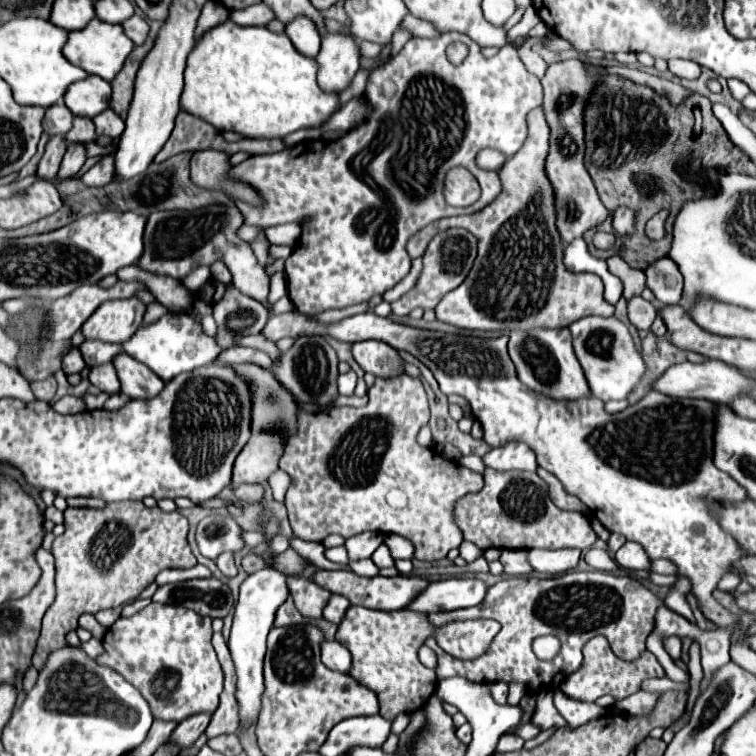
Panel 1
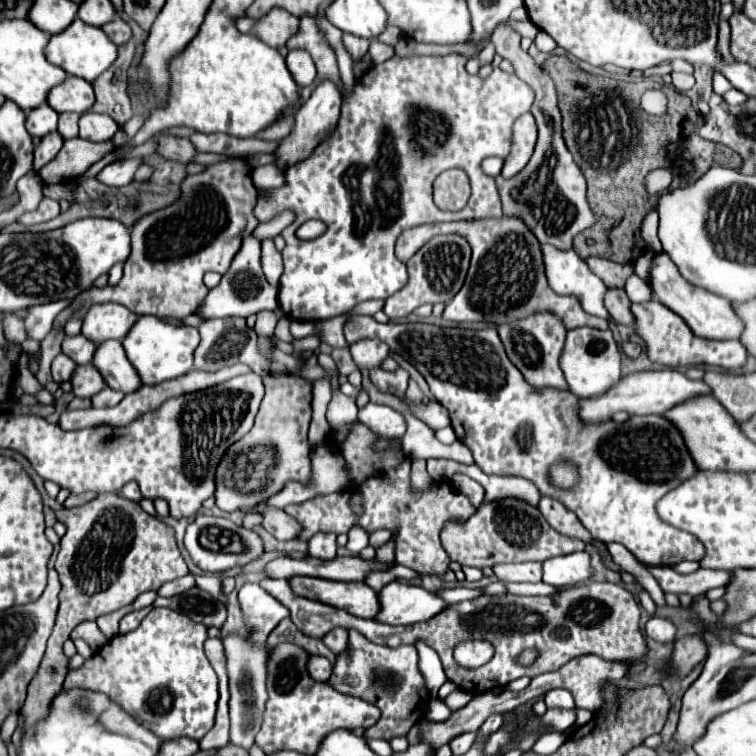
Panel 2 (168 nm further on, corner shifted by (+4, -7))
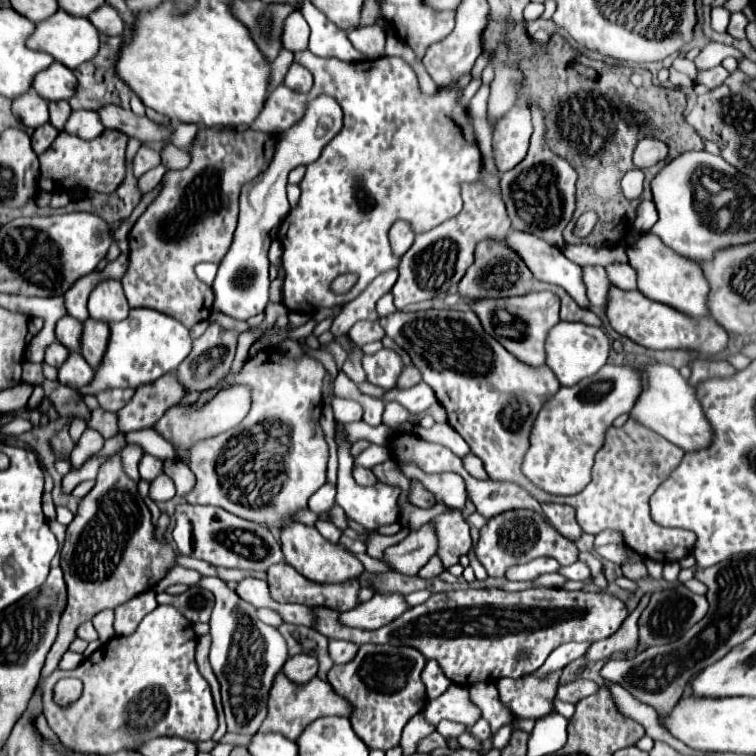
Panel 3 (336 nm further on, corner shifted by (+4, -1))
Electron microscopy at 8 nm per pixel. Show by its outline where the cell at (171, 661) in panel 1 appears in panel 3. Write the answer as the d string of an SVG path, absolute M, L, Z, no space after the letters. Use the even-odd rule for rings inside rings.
M158 605L140 621L138 629L132 635L112 637L76 669L72 671L56 669L48 677L40 679L42 709L50 729L58 735L58 739L64 745L72 747L74 751L98 755L110 755L122 749L138 751L146 741L156 737L182 737L188 741L212 739L214 731L218 729L218 715L210 687L206 679L200 675L194 661L196 639L198 637L188 619L182 619L182 615L178 615L178 611L174 611L174 607L170 605ZM62 677L78 677L84 683L82 697L70 707L58 707L52 701L52 687Z

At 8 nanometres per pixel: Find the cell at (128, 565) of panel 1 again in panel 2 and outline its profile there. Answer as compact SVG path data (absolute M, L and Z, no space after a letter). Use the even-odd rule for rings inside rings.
M104 493L76 509L60 509L56 511L56 517L66 525L66 535L60 541L54 563L62 583L58 595L60 609L38 673L28 685L28 697L22 707L22 713L26 715L24 731L38 721L38 717L46 715L50 697L62 687L70 671L70 659L64 655L62 645L78 623L118 611L120 607L130 605L140 593L150 589L158 591L166 581L188 575L186 561L176 545L174 529L118 493Z

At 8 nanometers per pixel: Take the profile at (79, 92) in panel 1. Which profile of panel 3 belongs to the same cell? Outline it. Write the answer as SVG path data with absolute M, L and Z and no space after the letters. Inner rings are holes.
M54 61L50 67L46 67L34 77L32 87L46 101L60 101L60 99L68 99L70 95L74 95L76 83L78 81L74 73L62 63Z

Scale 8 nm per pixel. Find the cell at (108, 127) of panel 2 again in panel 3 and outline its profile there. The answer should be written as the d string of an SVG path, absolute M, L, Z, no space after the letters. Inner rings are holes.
M72 111L72 115L68 117L62 131L70 133L70 135L78 135L82 139L94 139L100 135L102 129L104 127L102 127L96 111Z

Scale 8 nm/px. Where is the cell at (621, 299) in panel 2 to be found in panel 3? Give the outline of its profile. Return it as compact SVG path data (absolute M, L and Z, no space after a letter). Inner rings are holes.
M582 267L582 281L584 281L584 287L586 287L586 297L588 297L589 307L604 307L606 303L606 295L608 295L608 287L610 287L610 281L606 277L606 271L604 267Z

